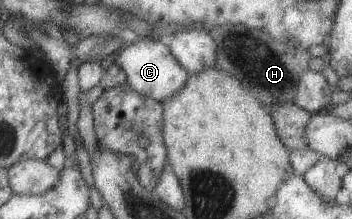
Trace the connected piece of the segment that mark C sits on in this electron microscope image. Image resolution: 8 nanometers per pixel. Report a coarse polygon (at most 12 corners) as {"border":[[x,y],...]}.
{"border":[[139,37],[117,64],[131,89],[158,102],[188,72],[162,39]]}

